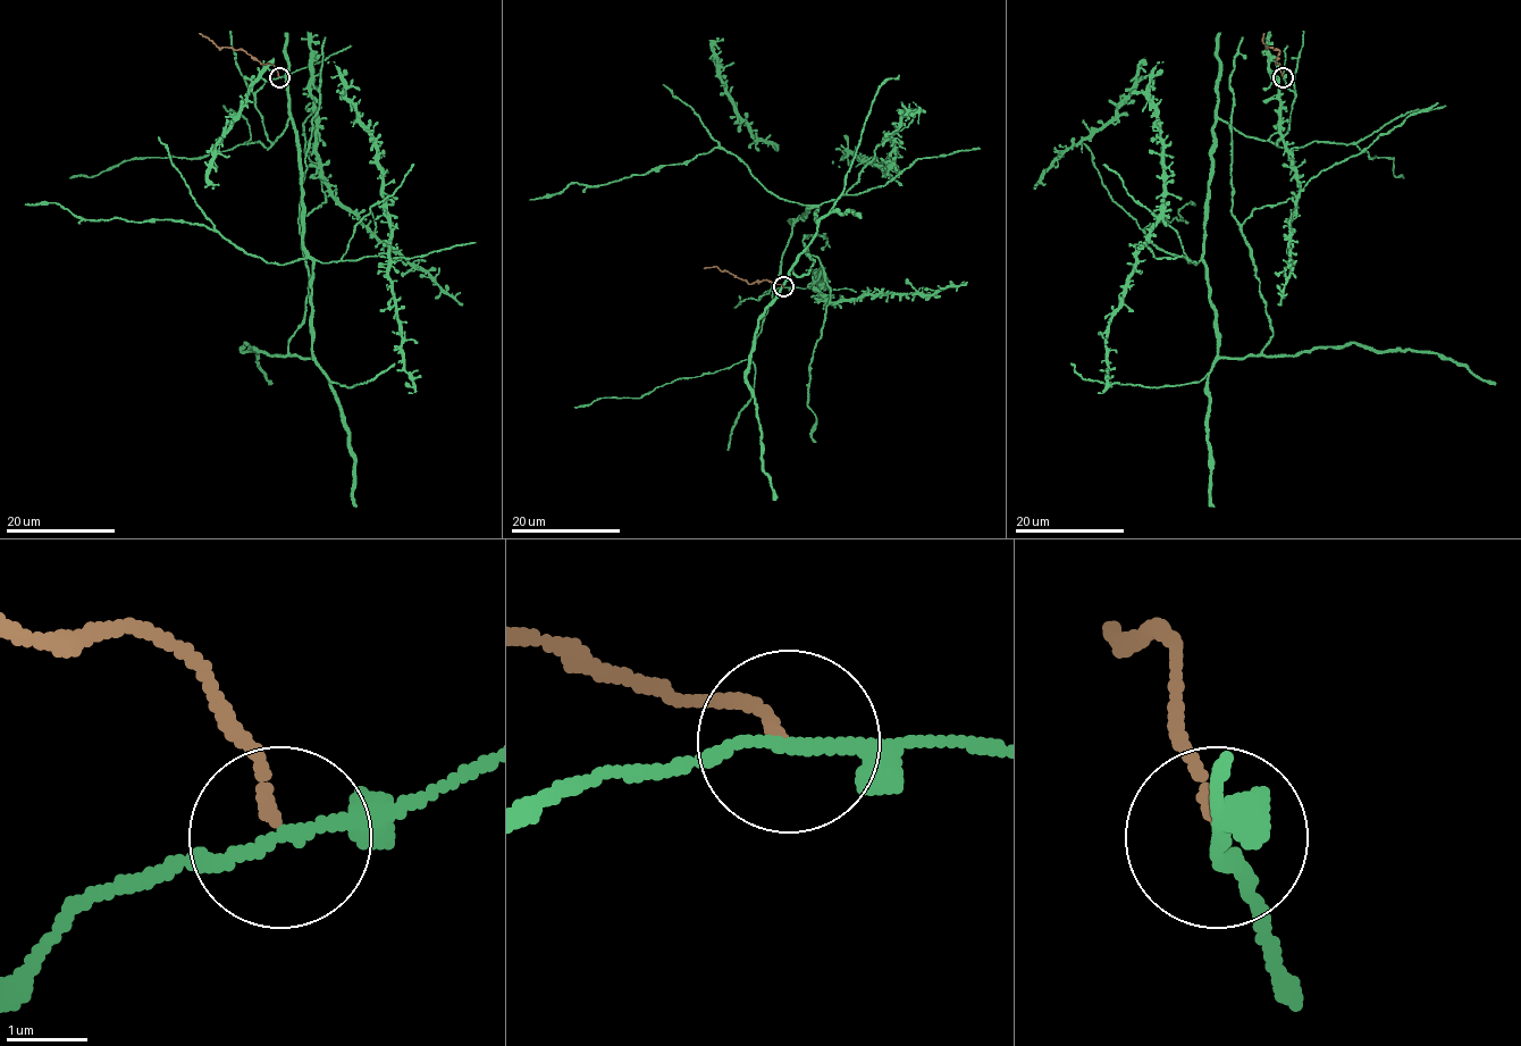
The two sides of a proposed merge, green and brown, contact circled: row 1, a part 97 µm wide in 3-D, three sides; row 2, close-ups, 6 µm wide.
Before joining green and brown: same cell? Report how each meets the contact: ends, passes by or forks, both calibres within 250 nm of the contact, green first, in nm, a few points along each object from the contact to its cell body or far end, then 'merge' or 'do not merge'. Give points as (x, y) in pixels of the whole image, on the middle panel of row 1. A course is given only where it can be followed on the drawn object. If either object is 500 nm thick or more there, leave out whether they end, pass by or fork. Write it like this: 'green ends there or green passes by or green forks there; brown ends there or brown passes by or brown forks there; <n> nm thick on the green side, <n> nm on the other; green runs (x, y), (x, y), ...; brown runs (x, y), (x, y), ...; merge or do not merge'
green passes by; brown ends there; 140 nm thick on the green side, 140 nm on the other; green runs (784, 287), (759, 299), (815, 207), (793, 272), (813, 266), (805, 247), (830, 296), (809, 365), (815, 442); brown runs (784, 287), (765, 281), (748, 283), (716, 267), (704, 268); do not merge

